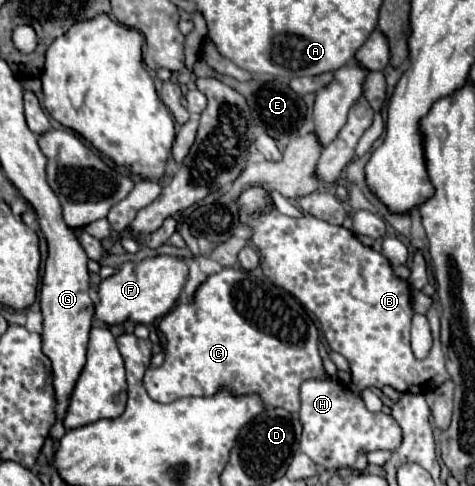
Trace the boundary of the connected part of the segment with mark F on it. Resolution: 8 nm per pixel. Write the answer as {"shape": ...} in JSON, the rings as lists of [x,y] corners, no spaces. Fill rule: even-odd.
{"shape":[[[158,254],[142,262],[126,262],[114,276],[100,282],[100,302],[94,306],[94,316],[106,322],[108,326],[122,324],[128,318],[132,318],[132,322],[136,324],[150,324],[156,318],[168,314],[168,310],[172,310],[172,306],[180,298],[186,278],[188,264],[184,262],[184,258],[178,256]]]}

